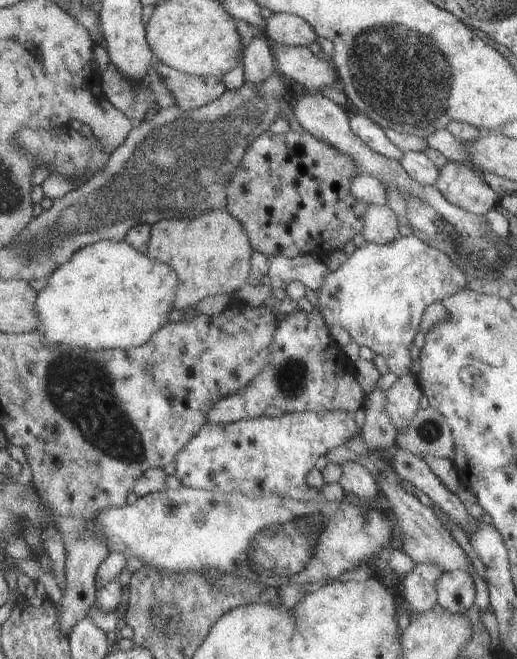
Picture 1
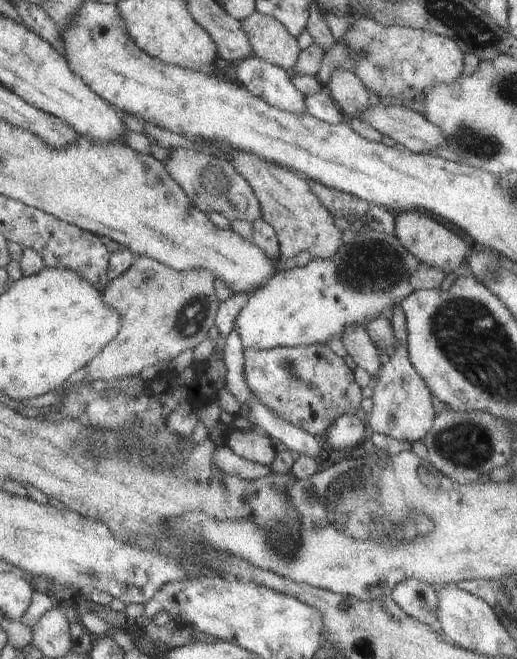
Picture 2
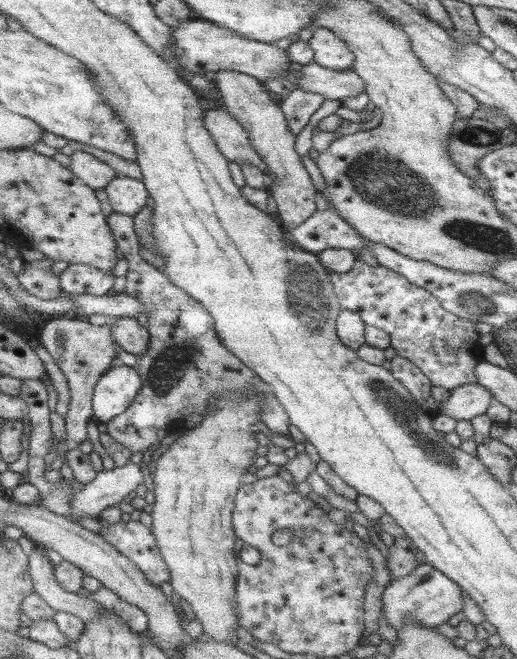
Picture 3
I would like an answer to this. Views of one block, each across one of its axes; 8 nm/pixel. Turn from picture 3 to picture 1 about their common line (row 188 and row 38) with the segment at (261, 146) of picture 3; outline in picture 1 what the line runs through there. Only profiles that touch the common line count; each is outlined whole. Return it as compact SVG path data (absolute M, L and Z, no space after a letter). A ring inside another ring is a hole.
M274 13L267 19L263 32L272 43L289 47L309 47L317 39L314 29L303 18L290 13Z

